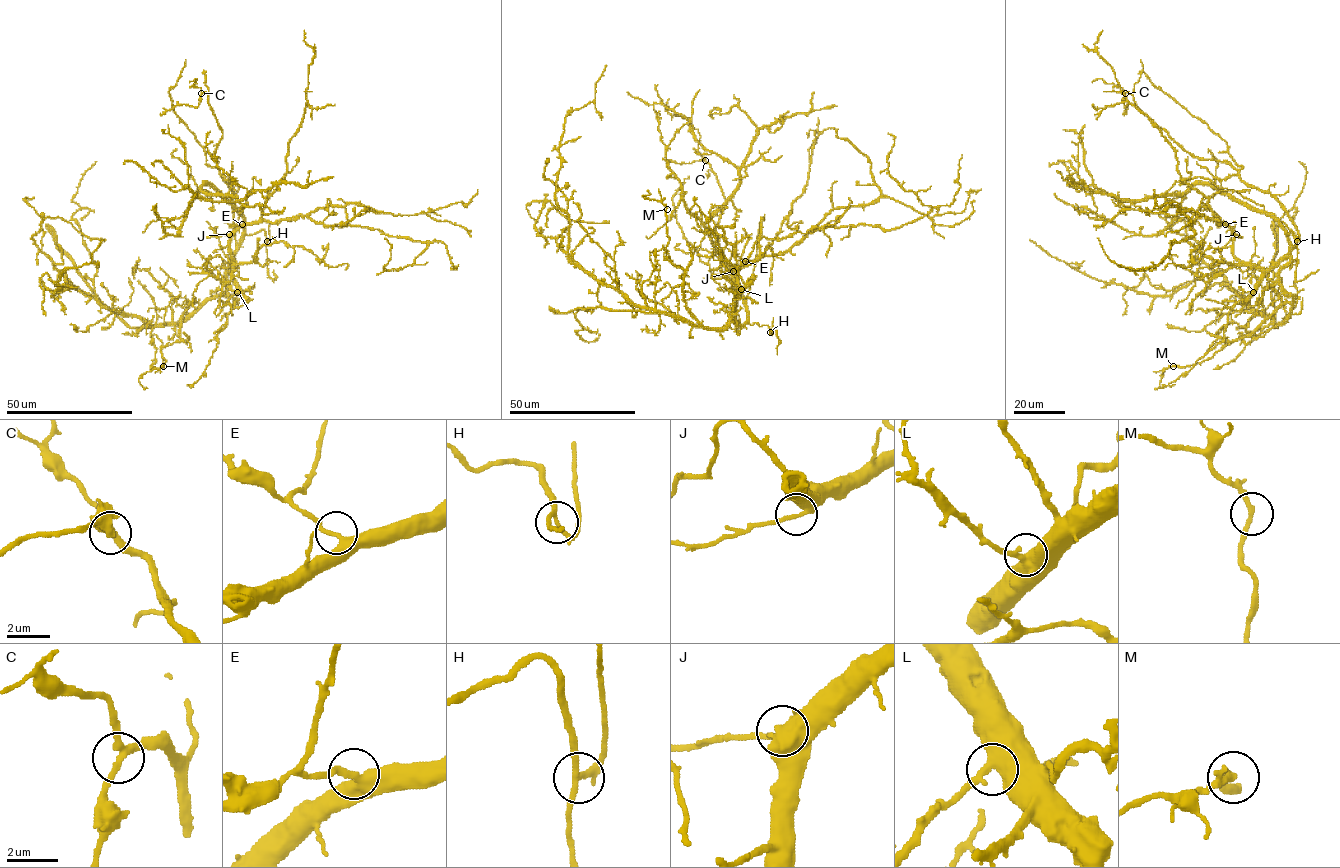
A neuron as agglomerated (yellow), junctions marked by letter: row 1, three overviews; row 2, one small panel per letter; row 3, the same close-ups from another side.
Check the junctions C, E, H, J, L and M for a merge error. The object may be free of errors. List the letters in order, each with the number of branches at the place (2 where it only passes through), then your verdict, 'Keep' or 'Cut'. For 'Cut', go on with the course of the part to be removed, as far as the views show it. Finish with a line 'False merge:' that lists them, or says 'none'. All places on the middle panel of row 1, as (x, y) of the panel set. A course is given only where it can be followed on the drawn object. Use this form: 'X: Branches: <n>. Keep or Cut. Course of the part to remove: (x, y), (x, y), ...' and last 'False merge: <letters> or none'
C: Branches: 3. Keep
E: Branches: 2. Keep
H: Branches: 3. Keep
J: Branches: 2. Keep
L: Branches: 2. Keep
M: Branches: 2. Keep
False merge: none

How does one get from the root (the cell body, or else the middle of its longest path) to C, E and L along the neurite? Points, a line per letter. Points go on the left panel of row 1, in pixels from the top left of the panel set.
C: (226, 279), (236, 249), (232, 191), (211, 156), (222, 131), (208, 95), (201, 93)
E: (226, 279), (232, 258), (233, 269), (230, 237), (242, 224)
L: (226, 279), (226, 270), (232, 258), (232, 279), (237, 292)

